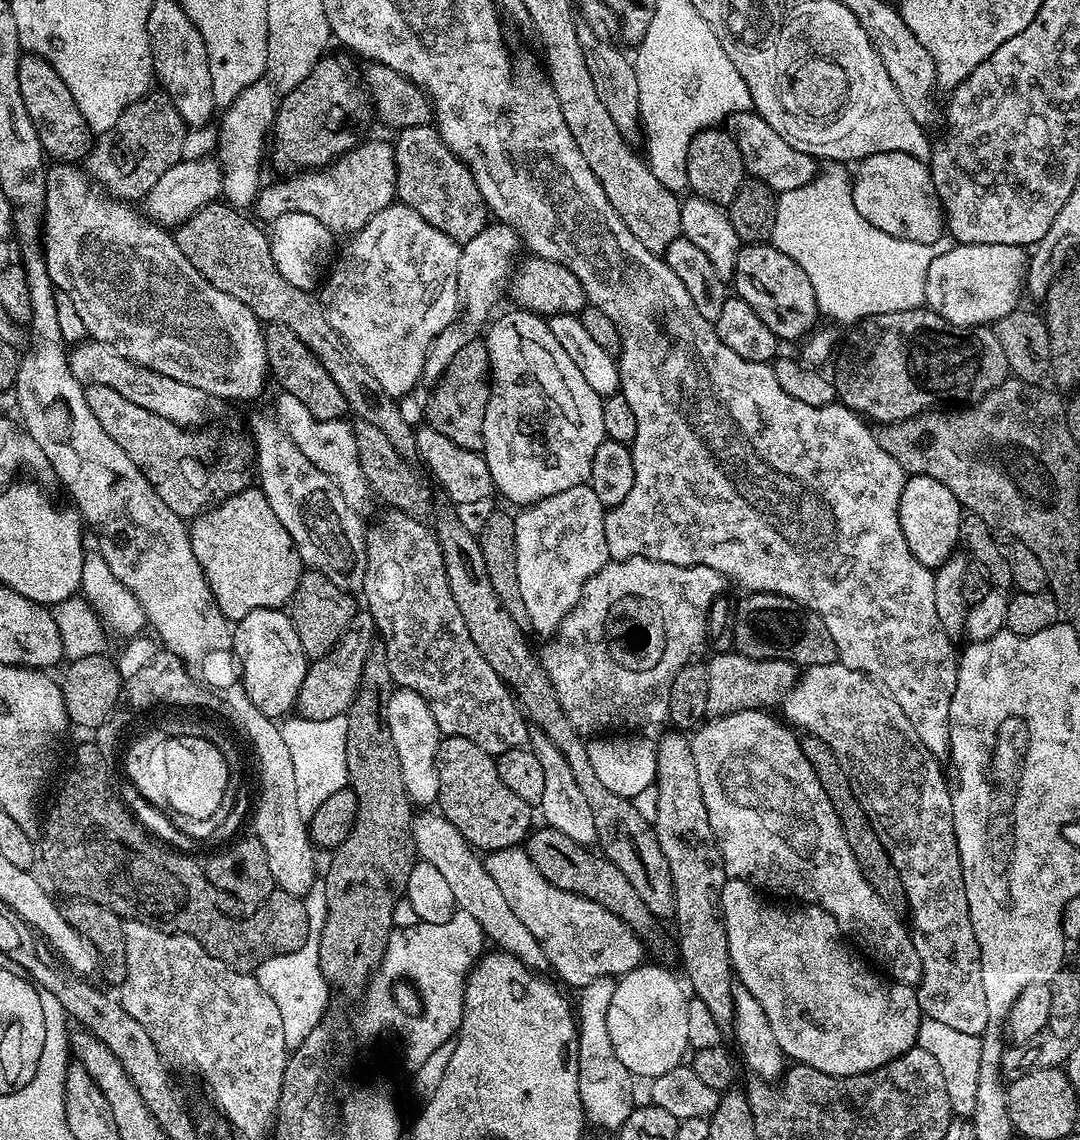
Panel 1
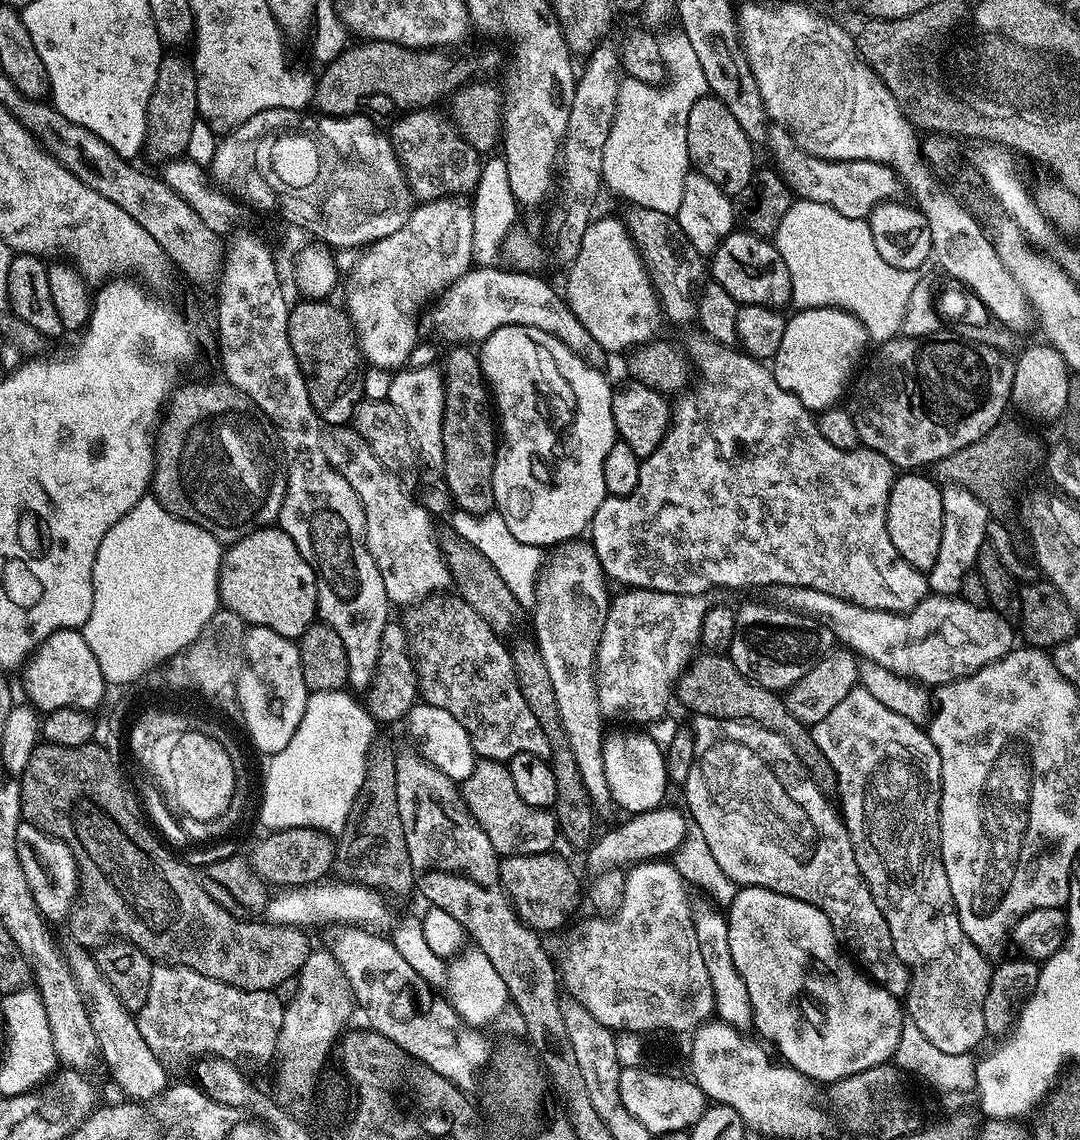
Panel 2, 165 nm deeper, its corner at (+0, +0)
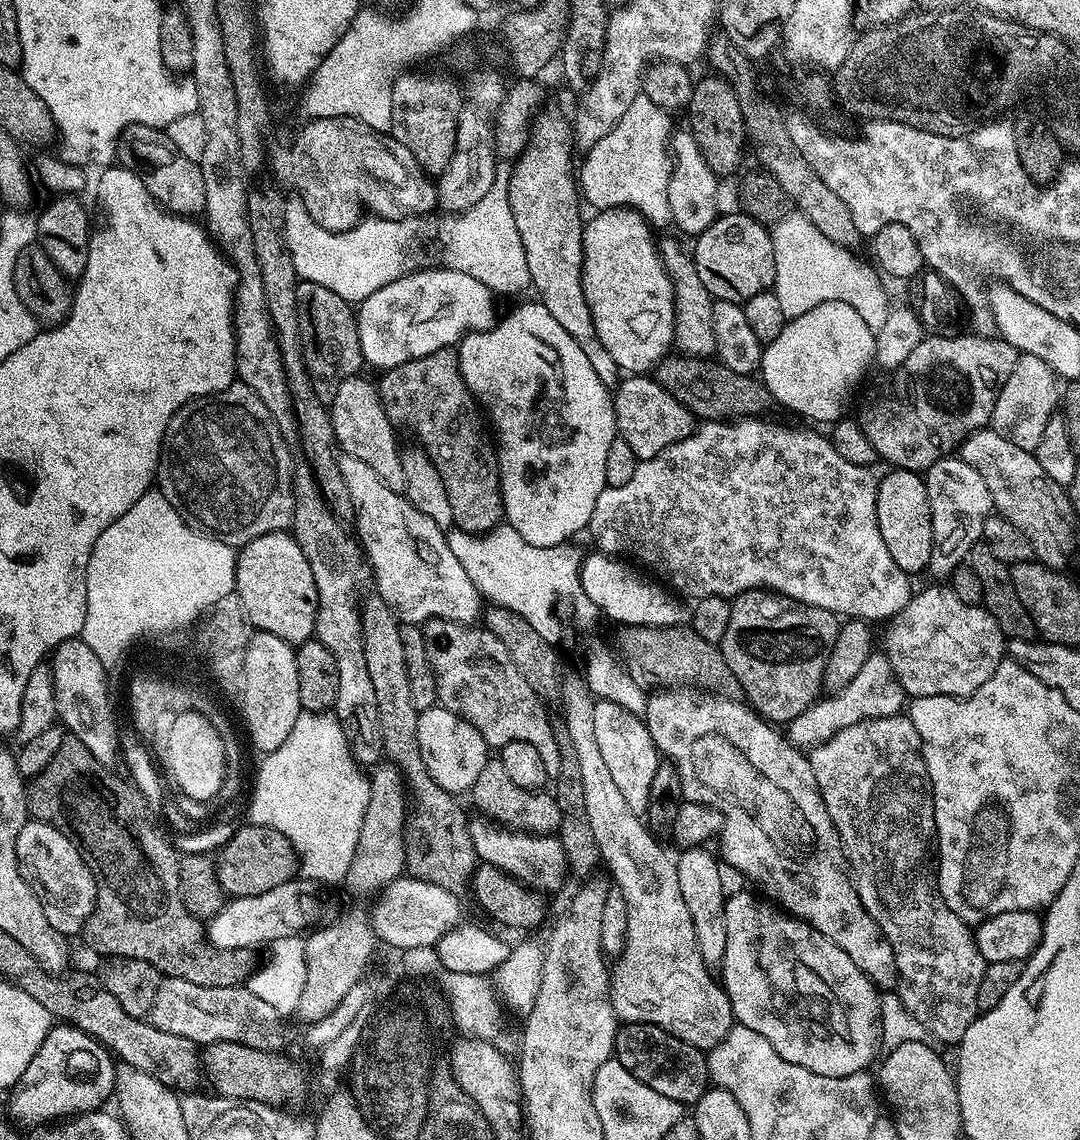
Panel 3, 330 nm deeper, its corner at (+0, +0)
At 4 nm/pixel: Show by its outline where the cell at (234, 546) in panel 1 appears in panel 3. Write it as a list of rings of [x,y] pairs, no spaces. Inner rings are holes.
[[[291,535],[263,536],[254,538],[250,544],[243,545],[242,551],[236,558],[235,595],[239,596],[253,629],[274,634],[293,646],[302,645],[313,639],[316,631],[316,611],[318,610],[314,574],[310,574],[306,554],[300,552],[300,547],[297,546]]]

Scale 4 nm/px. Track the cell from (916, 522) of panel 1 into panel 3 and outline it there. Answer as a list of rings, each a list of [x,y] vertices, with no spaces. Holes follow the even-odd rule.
[[[892,468],[879,477],[876,485],[876,513],[878,530],[882,530],[882,542],[890,550],[903,572],[924,572],[930,562],[932,549],[932,523],[930,522],[930,498],[926,498],[926,486],[921,473],[905,468]]]

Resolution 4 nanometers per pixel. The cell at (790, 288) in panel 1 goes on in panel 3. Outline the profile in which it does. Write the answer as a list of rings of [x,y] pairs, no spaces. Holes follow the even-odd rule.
[[[743,210],[717,215],[715,222],[706,226],[695,237],[694,259],[698,278],[702,278],[706,290],[717,300],[729,300],[743,304],[754,294],[769,291],[776,282],[776,263],[772,233],[765,225],[747,216]]]

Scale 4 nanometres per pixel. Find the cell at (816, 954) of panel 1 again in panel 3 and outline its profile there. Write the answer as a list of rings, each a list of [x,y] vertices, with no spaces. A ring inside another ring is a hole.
[[[743,890],[729,895],[724,902],[726,950],[718,968],[718,976],[732,1007],[733,1021],[754,1030],[757,1034],[762,1034],[762,1038],[766,1038],[766,1042],[770,1042],[770,1046],[774,1046],[774,1050],[778,1050],[778,1054],[782,1054],[786,1062],[794,1062],[794,1066],[806,1066],[806,1070],[814,1070],[814,1074],[826,1074],[826,1078],[842,1078],[846,1074],[865,1071],[869,1067],[868,1063],[876,1056],[876,1048],[878,1052],[880,1039],[880,992],[876,985],[866,978],[866,974],[862,974],[862,970],[858,970],[858,966],[854,966],[854,962],[850,962],[846,950],[838,950],[834,942],[830,942],[804,920],[798,920],[795,916],[781,910],[775,903],[759,895],[751,896],[748,892]]]

